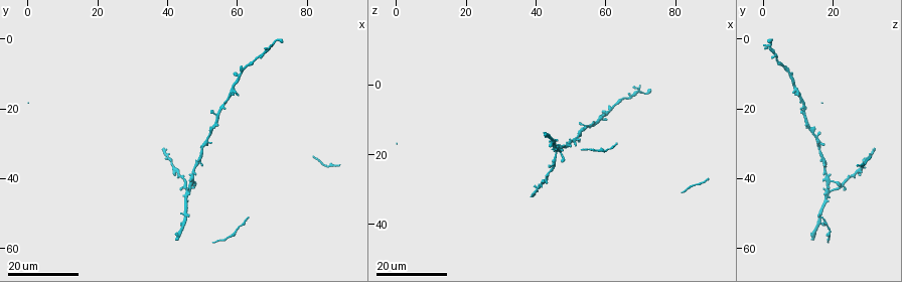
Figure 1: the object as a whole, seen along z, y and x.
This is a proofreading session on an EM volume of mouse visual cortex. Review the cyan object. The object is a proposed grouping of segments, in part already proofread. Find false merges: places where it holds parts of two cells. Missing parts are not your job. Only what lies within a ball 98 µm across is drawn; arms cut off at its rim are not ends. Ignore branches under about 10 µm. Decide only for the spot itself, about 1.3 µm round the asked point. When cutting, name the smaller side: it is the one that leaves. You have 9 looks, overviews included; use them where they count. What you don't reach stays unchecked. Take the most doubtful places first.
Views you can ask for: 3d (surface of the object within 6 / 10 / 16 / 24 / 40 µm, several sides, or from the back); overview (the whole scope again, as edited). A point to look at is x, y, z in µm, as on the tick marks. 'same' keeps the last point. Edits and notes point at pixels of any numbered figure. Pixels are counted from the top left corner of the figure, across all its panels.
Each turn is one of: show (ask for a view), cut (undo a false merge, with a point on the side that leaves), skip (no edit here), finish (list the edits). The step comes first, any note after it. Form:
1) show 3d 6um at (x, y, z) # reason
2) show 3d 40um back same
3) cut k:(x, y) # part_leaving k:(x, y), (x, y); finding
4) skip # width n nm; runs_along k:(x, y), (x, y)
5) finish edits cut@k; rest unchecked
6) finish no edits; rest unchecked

show 3d 16um at (46.0, 43.5, 18.5)

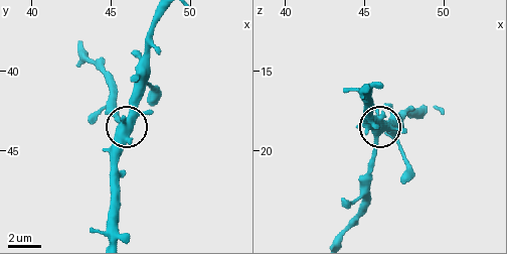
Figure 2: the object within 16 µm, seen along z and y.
show 3d 6um same

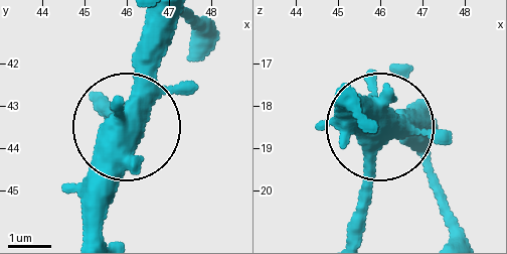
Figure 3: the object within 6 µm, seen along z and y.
skip # one cell here

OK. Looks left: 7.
show 3d 24um at (84.0, 36.0, 29.0) # thin neck

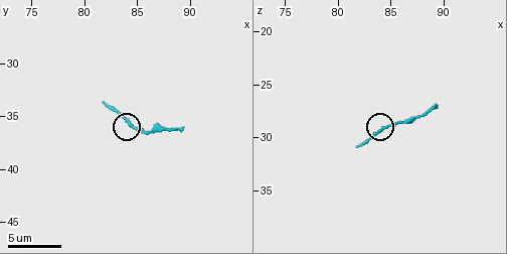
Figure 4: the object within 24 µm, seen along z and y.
show 3d 10um at (84.2, 35.6, 29.2)

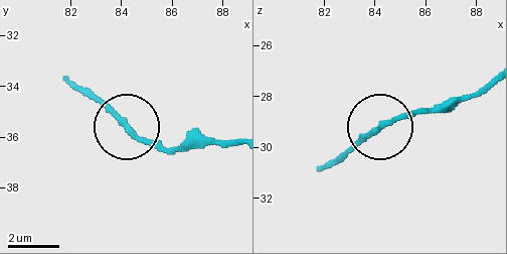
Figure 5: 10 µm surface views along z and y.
skip # continuous, no second cell

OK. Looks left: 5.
show 3d 24um at (40.5, 34.0, 30.0) # a narrow waist

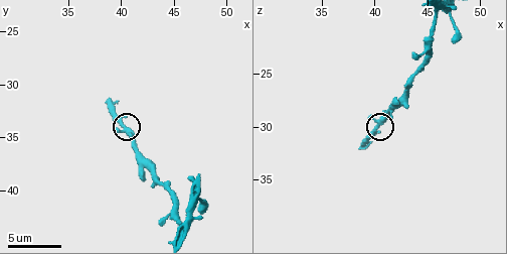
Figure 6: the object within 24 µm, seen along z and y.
show 3d 6um at (40.2, 33.8, 30.0)

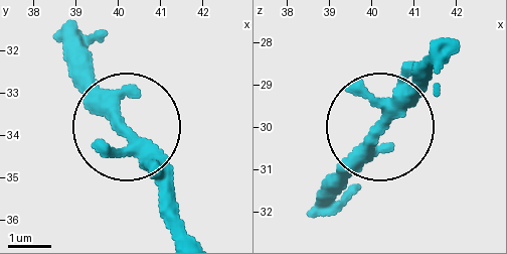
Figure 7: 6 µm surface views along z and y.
skip # arms 4; continuous, no second cell

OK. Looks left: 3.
show 3d 24um at (61.5, 9.5, 7.5) # thin neck

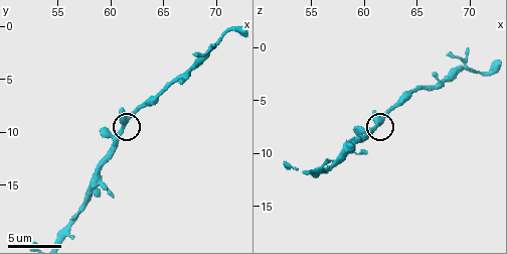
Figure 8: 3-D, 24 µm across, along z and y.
show 3d 10um at (61.0, 9.8, 7.4)

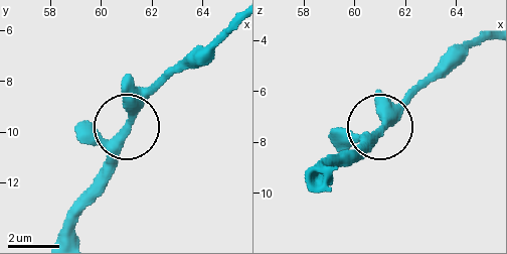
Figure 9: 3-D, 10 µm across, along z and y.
skip # width 340 nm; runs_along 9:(59, 235), (131, 112), (174, 69); all the same cell

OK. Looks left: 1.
finish no edits; rest unchecked

